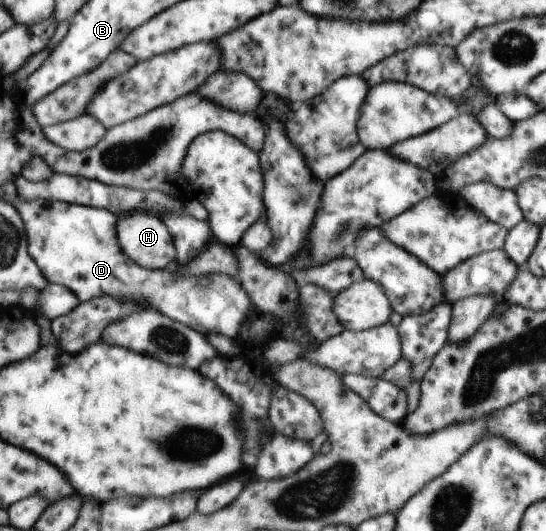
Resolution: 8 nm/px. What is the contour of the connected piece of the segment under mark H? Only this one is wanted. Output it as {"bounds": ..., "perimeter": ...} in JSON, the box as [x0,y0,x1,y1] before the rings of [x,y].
{"bounds":[117,212,178,269],"perimeter":[[[134,212],[117,222],[122,251],[128,251],[138,265],[162,269],[172,265],[178,257],[176,239],[160,215]]]}

